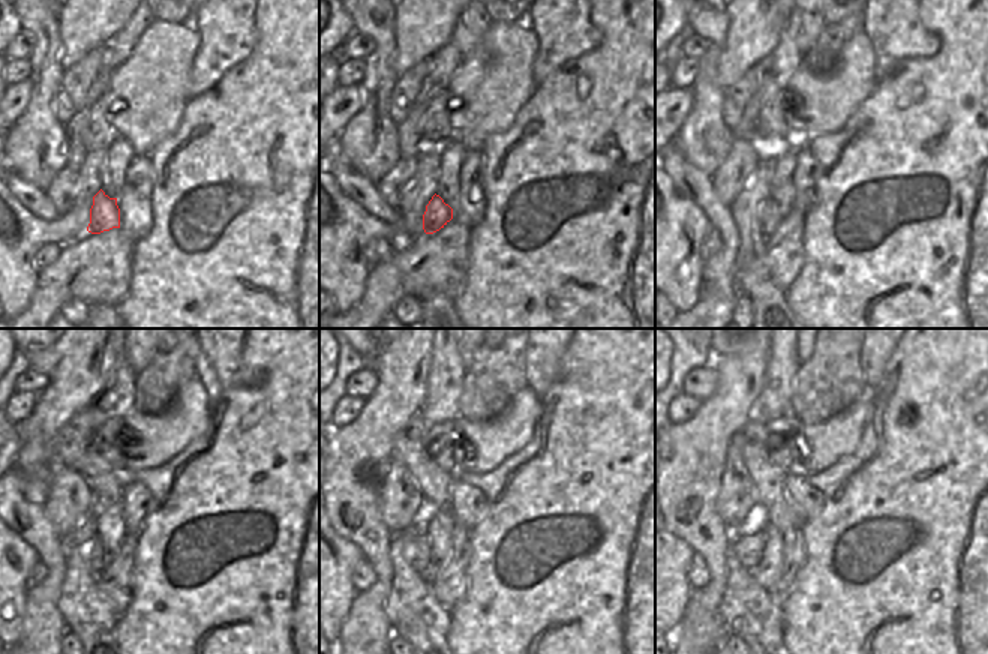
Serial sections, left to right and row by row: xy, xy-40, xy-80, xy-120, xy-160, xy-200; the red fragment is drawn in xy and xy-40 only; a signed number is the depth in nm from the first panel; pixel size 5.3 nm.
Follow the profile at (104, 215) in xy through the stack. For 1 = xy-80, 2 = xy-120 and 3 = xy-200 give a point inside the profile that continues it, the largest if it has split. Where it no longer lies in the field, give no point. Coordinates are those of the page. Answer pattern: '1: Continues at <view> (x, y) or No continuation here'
1: Continues at xy-80 (769, 215)
2: Continues at xy-120 (98, 560)
3: Continues at xy-200 (748, 543).

